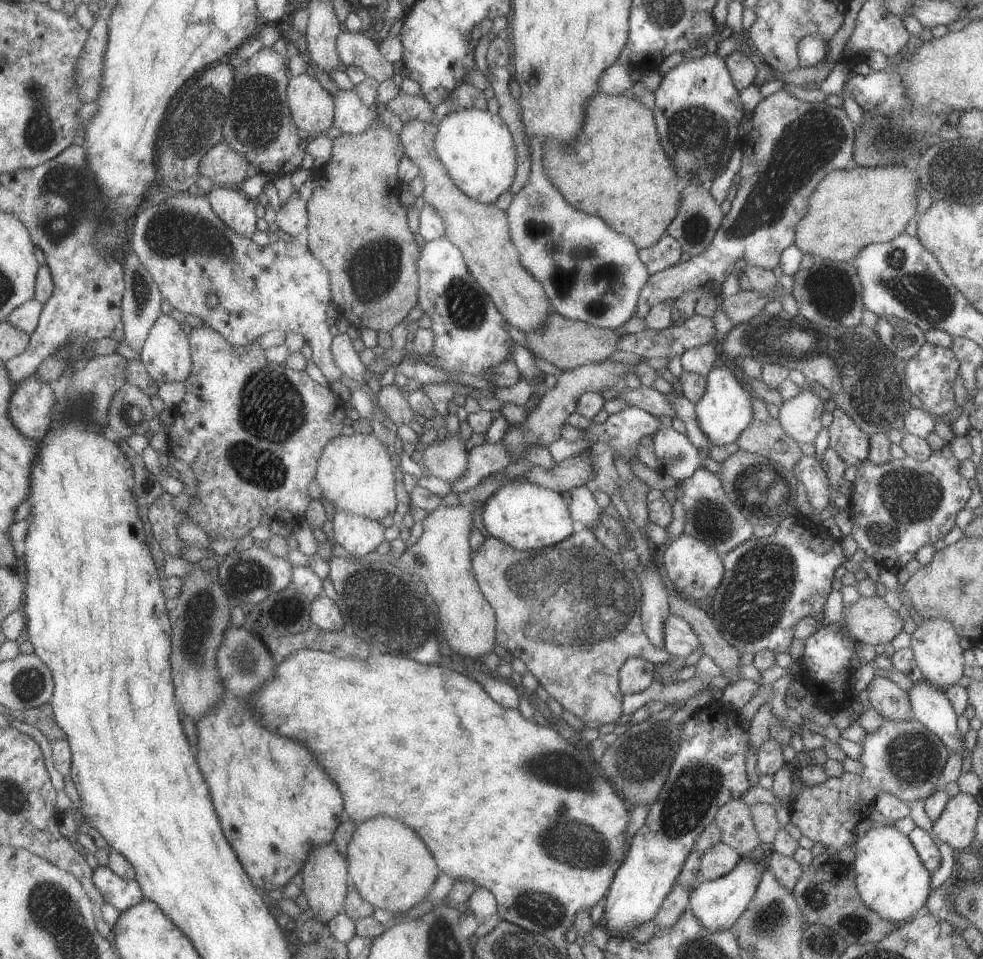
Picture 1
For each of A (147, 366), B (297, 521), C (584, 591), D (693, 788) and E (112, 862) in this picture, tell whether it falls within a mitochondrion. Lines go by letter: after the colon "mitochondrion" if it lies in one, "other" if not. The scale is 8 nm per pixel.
A: other
B: other
C: mitochondrion
D: mitochondrion
E: other

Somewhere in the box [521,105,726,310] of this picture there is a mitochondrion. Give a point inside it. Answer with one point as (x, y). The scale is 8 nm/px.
(695, 226)

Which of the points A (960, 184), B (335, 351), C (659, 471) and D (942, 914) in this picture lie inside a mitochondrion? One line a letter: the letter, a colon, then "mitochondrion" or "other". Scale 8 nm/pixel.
A: mitochondrion
B: other
C: other
D: other

